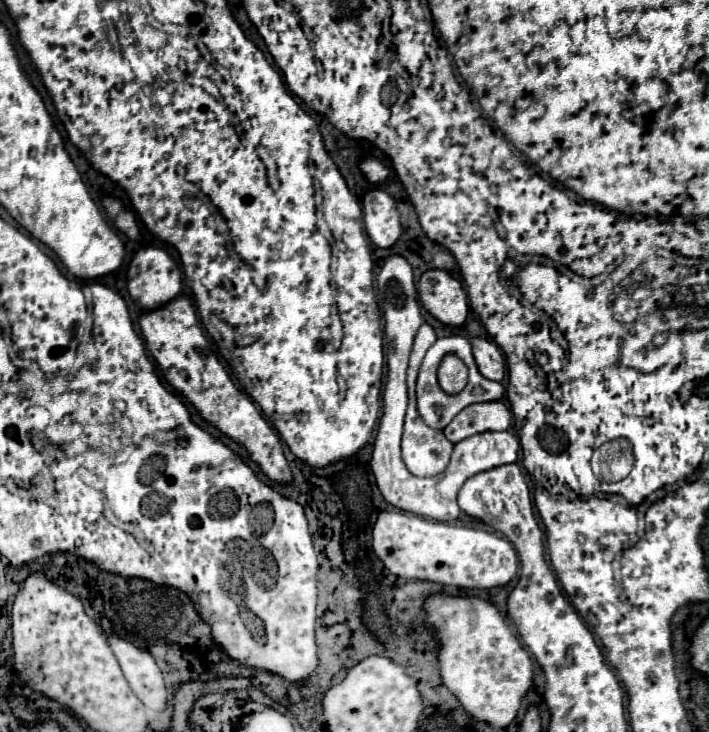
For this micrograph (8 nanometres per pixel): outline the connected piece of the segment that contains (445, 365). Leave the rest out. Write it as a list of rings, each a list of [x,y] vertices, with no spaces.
[[[454,354],[444,356],[444,360],[440,362],[440,368],[438,368],[438,384],[440,384],[440,388],[446,394],[458,394],[458,392],[464,390],[466,382],[468,382],[466,364]]]

